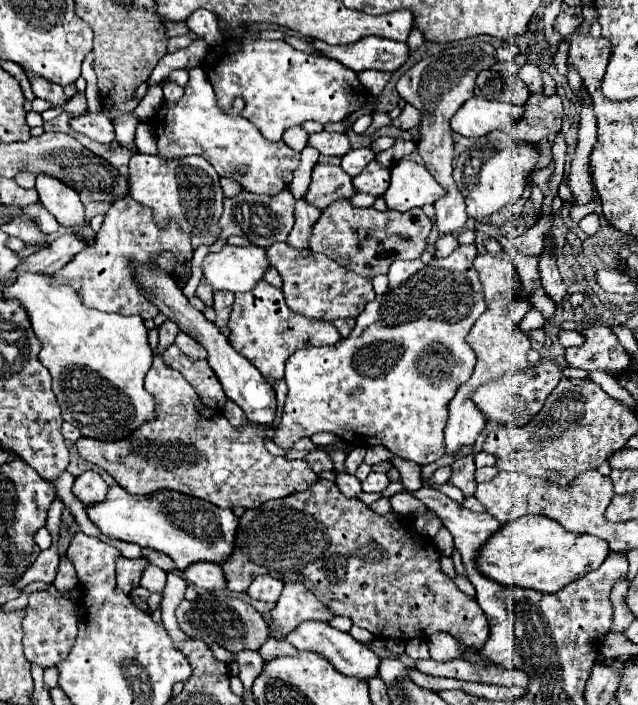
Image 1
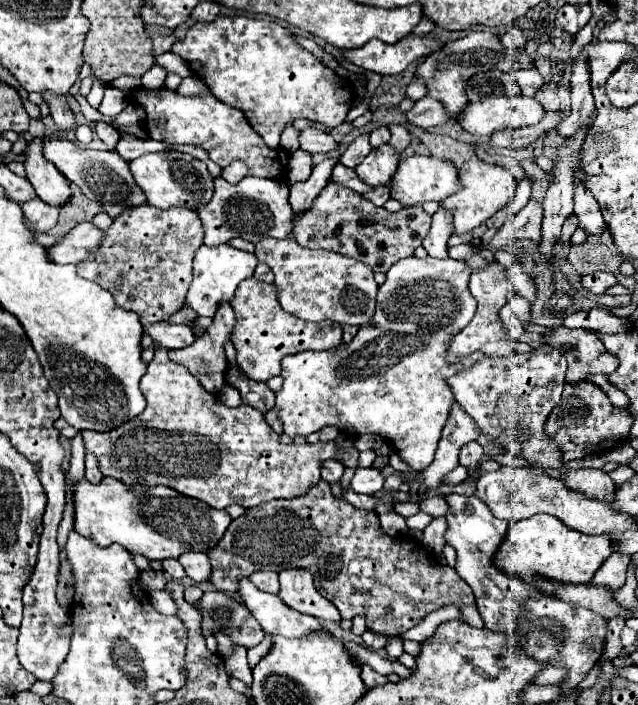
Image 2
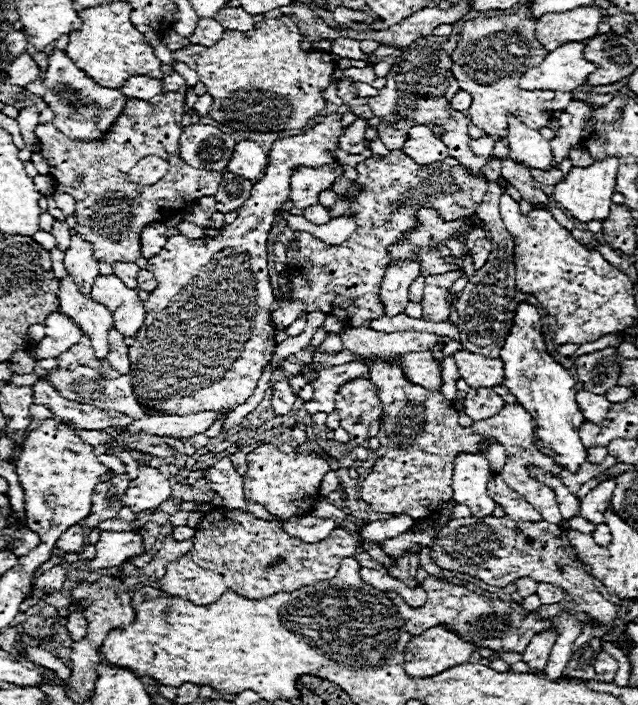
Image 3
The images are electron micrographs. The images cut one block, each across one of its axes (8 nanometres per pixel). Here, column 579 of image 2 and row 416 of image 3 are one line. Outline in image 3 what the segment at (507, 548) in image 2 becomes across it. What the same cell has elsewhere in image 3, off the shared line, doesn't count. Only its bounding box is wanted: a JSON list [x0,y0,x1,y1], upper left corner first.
[500,302,588,472]

